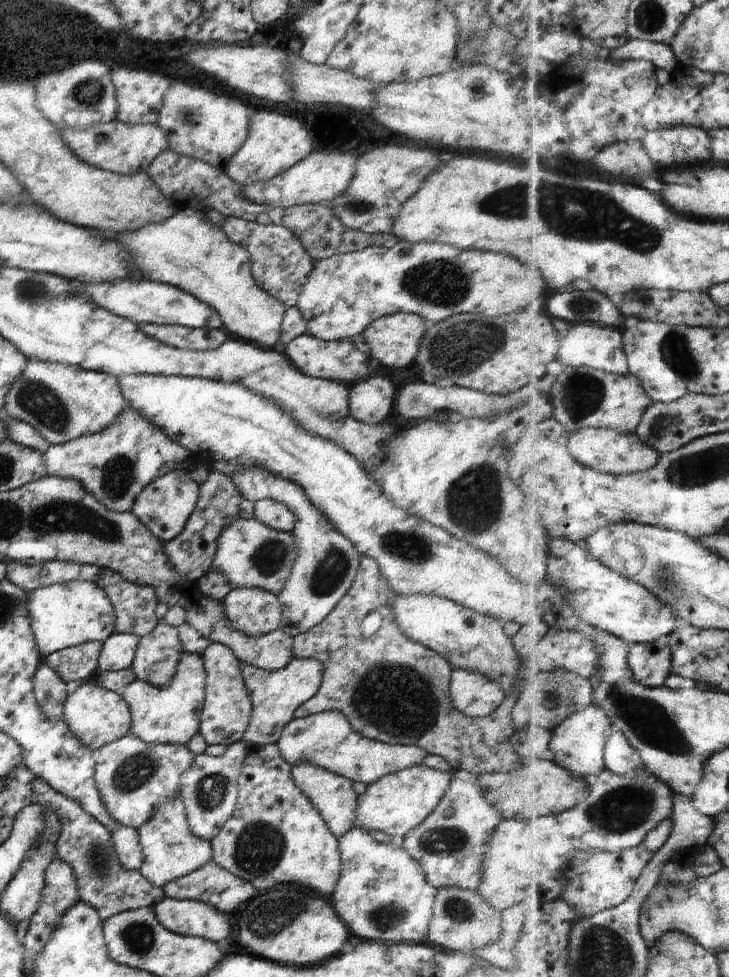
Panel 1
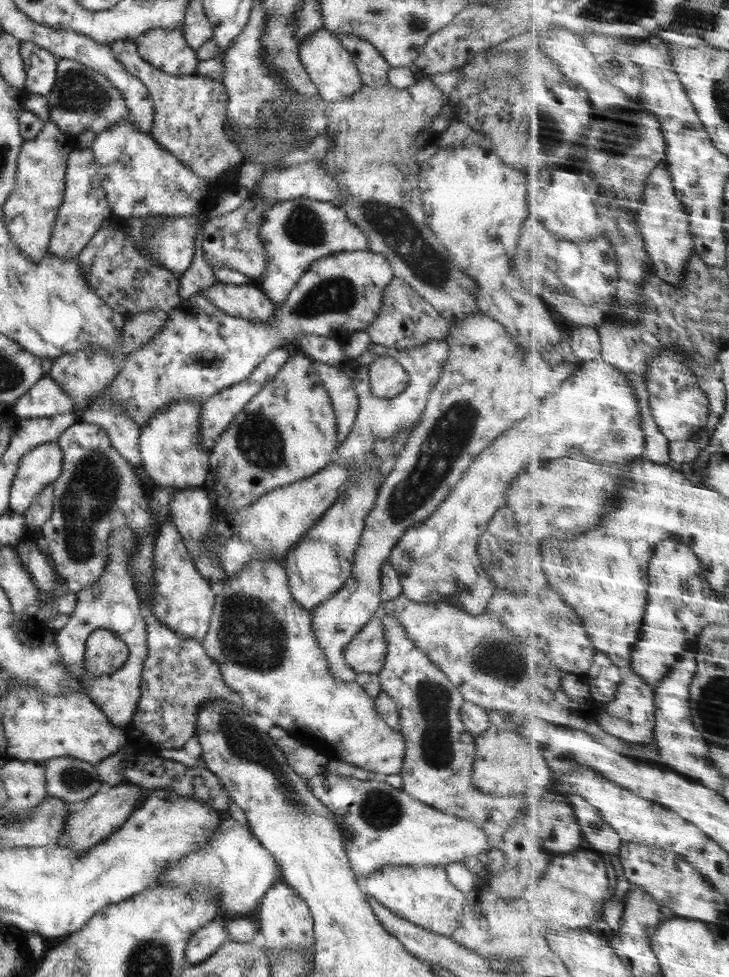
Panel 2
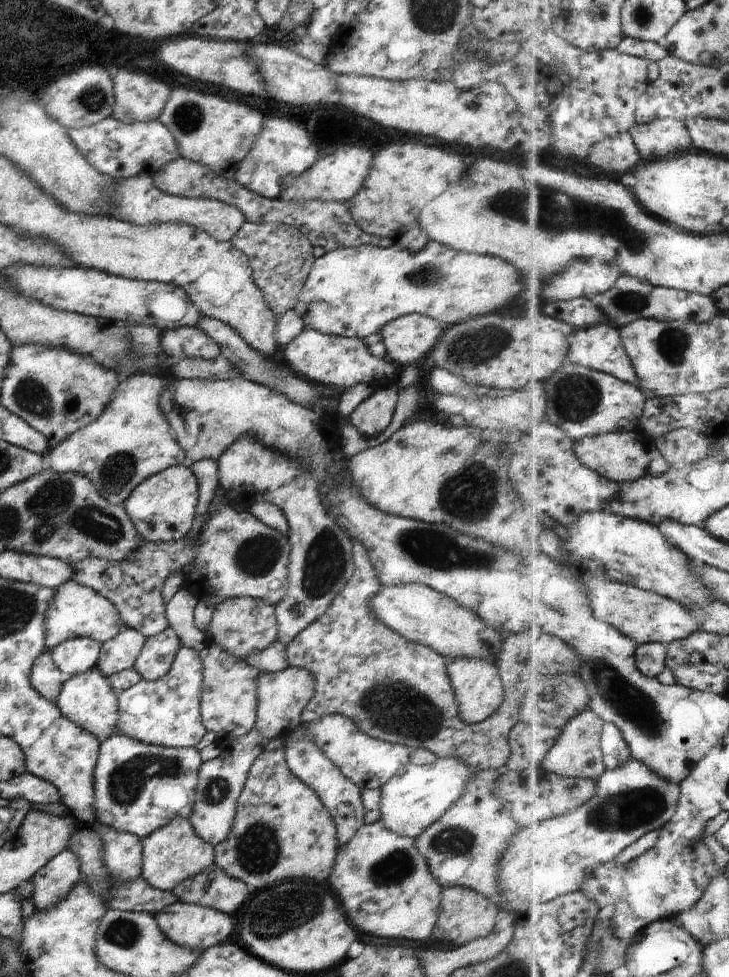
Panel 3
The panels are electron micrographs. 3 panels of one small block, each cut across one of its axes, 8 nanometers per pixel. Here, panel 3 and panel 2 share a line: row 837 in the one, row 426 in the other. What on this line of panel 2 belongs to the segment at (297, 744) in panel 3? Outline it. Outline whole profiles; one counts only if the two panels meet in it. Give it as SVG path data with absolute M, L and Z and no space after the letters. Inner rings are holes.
M315 361L312 362L312 366L329 395L336 420L336 446L339 446L353 429L353 420L357 412L357 395L351 386L350 377L345 375L342 367L334 368Z

